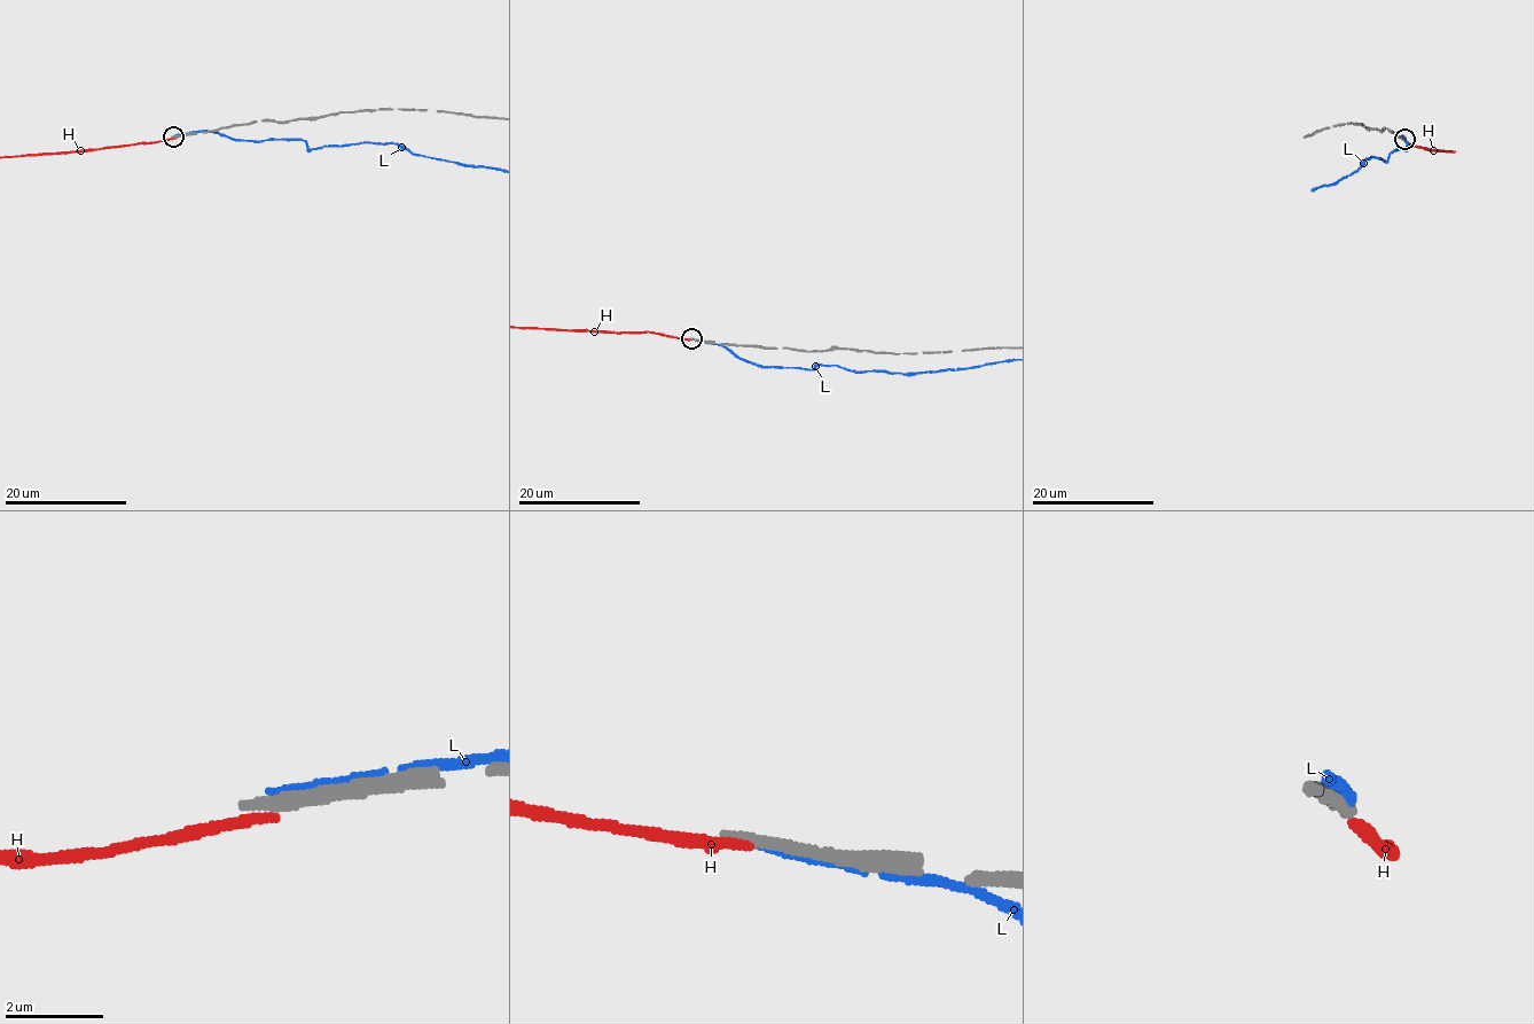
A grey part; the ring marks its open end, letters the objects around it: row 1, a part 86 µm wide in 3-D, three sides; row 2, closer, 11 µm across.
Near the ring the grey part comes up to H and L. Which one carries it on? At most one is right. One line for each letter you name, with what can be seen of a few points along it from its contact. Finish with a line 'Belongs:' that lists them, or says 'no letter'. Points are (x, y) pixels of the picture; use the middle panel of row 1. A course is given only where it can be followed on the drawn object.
Belongs: no letter

